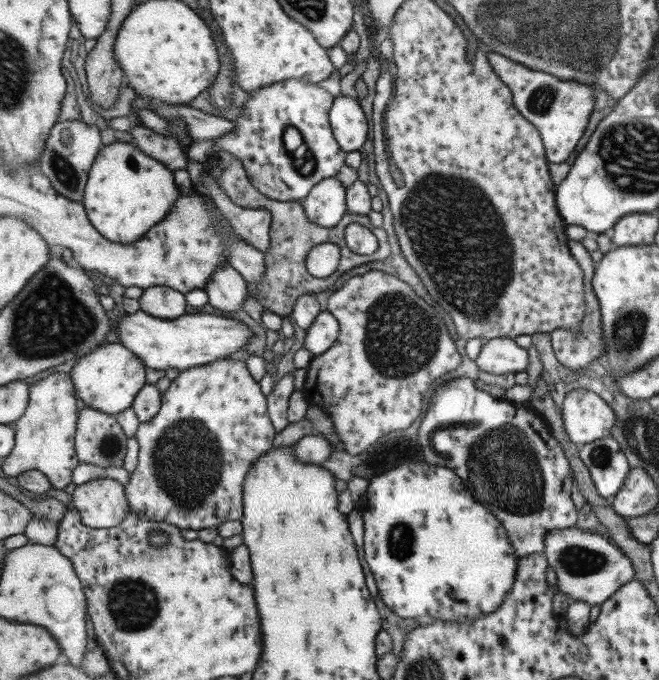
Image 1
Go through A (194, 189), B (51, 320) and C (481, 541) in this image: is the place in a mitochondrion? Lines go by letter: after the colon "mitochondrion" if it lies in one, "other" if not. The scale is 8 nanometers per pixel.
A: other
B: mitochondrion
C: other

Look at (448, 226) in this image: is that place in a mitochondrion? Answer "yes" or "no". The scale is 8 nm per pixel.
yes

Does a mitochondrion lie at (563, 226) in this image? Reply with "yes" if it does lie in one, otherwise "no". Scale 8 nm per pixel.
no

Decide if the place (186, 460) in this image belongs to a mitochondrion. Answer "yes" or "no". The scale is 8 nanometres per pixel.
yes

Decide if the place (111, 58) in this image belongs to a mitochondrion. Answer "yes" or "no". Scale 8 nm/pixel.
no

